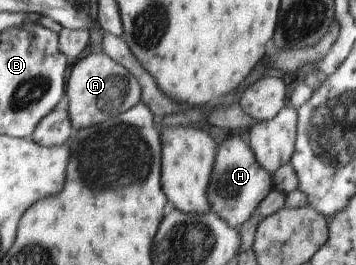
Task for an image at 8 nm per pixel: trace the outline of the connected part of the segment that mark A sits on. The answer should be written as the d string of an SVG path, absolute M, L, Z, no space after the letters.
M92 52L85 58L76 60L69 69L71 74L67 80L65 96L73 130L97 126L109 120L113 114L121 114L125 110L132 109L141 101L141 86L137 78L103 52Z

